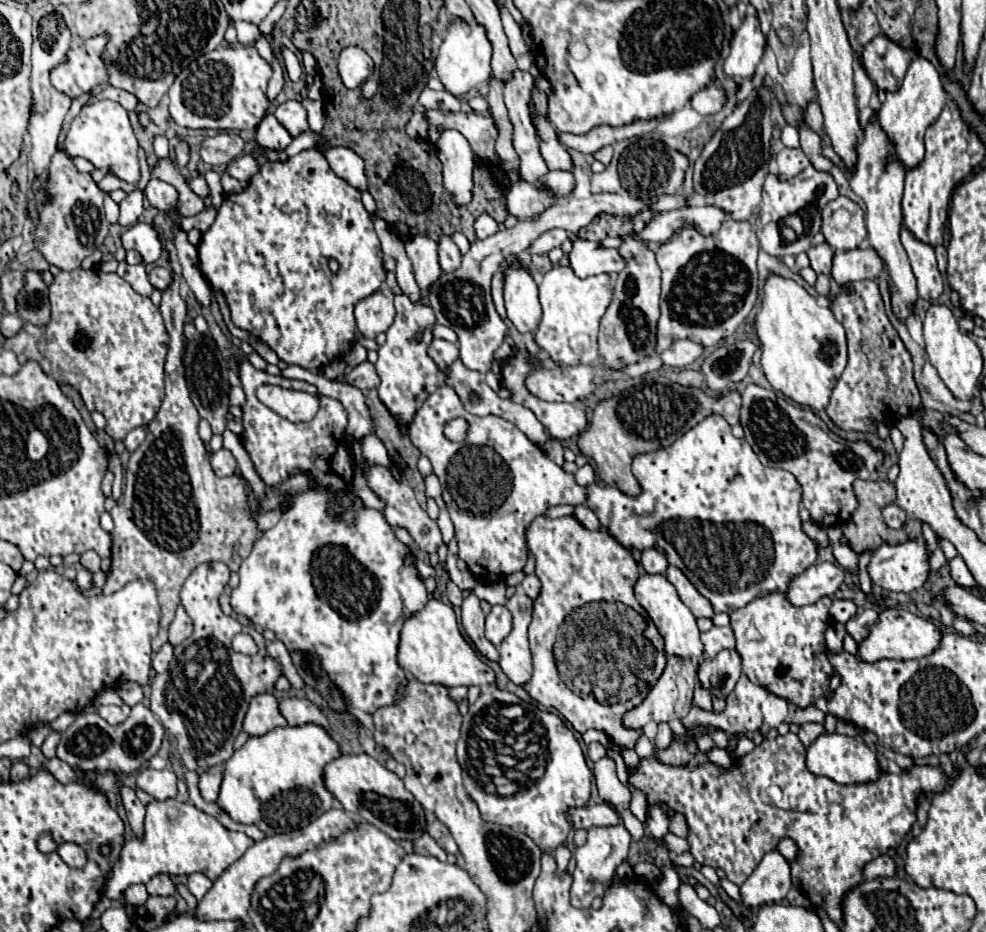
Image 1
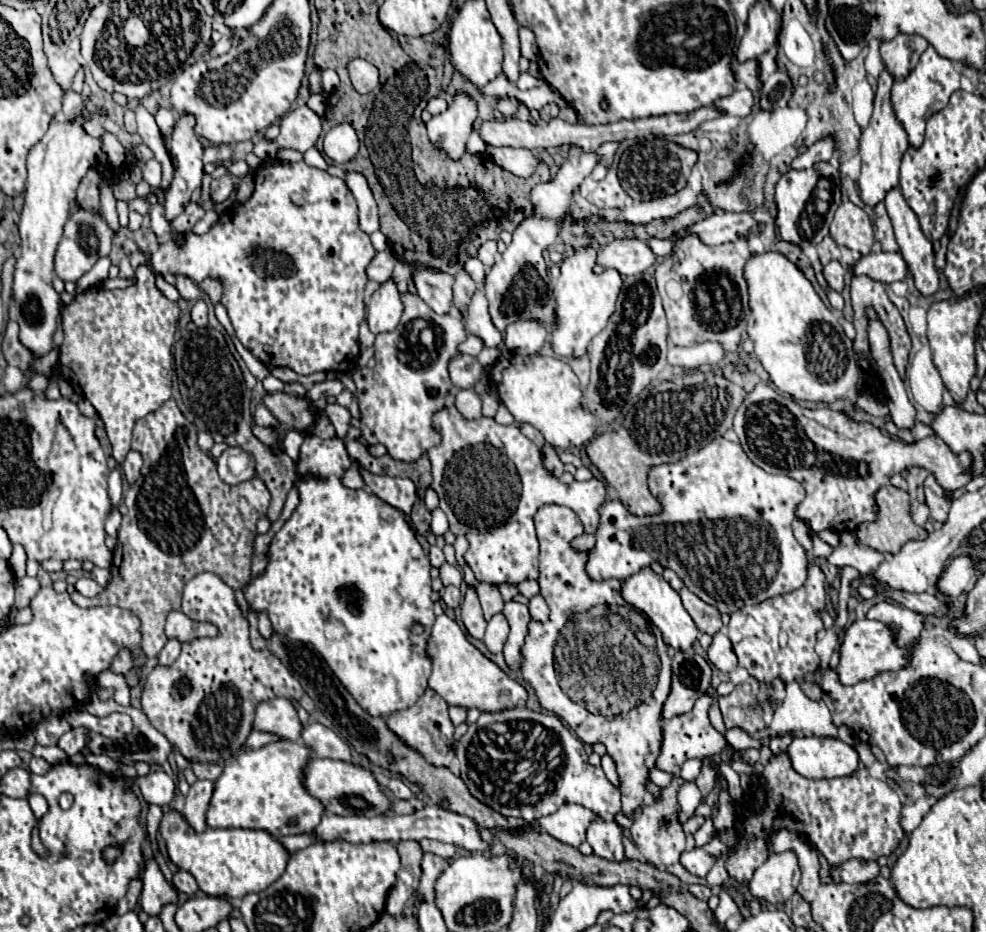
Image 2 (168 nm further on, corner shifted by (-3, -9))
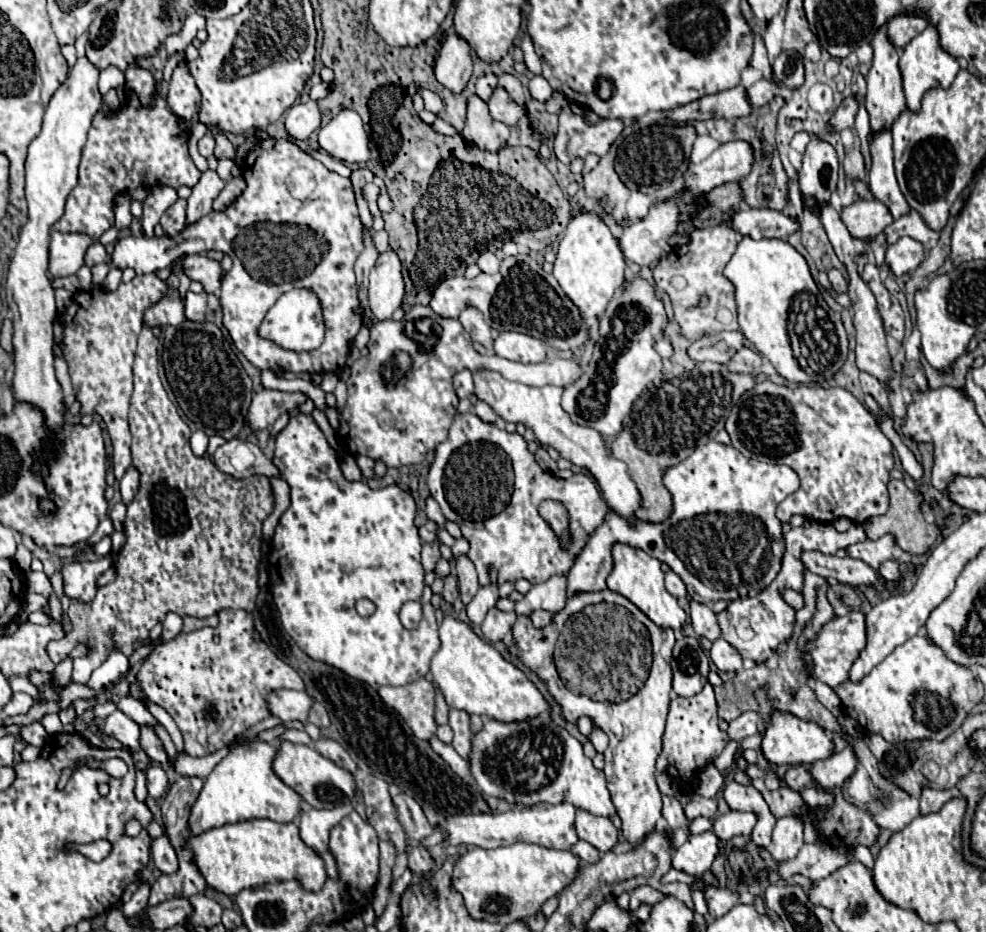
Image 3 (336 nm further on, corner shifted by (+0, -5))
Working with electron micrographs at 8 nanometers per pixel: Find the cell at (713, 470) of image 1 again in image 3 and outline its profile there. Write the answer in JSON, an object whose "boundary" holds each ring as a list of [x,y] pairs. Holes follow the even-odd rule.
{"boundary":[[[709,440],[707,444],[697,446],[697,450],[683,462],[667,468],[663,472],[663,484],[673,498],[671,516],[659,524],[643,522],[643,520],[633,520],[631,524],[627,522],[627,518],[609,510],[603,524],[593,534],[589,534],[587,544],[579,552],[575,564],[571,566],[567,576],[567,594],[575,594],[577,590],[597,592],[605,588],[605,580],[613,570],[611,550],[615,542],[635,546],[647,552],[649,556],[665,562],[685,582],[689,596],[703,604],[717,600],[733,602],[733,598],[757,596],[775,580],[775,576],[781,570],[783,552],[785,552],[781,522],[777,520],[775,510],[779,502],[783,502],[789,494],[799,490],[799,478],[789,466],[757,462],[745,458],[733,446],[725,446],[715,440]]]}

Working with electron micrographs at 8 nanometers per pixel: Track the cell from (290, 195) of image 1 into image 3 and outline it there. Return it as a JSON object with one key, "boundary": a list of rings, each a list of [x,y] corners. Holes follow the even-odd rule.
{"boundary":[[[267,138],[261,140],[247,156],[245,168],[243,168],[243,178],[247,182],[245,192],[223,212],[211,212],[203,216],[199,222],[189,224],[183,228],[177,236],[129,236],[121,238],[115,246],[115,252],[111,256],[113,266],[117,268],[133,268],[137,274],[147,274],[147,272],[157,272],[161,268],[169,268],[175,262],[179,262],[183,256],[193,256],[209,250],[219,250],[227,254],[233,260],[233,268],[223,280],[223,294],[221,294],[221,308],[223,308],[223,326],[229,330],[235,346],[239,352],[245,354],[245,358],[261,368],[261,370],[291,370],[291,372],[341,372],[347,364],[347,356],[351,350],[351,344],[355,340],[355,334],[363,326],[363,310],[357,298],[357,282],[353,274],[353,262],[363,250],[363,238],[361,238],[361,220],[357,214],[357,204],[355,204],[355,194],[351,188],[351,180],[343,178],[331,170],[327,170],[321,162],[311,158],[307,152],[303,152],[299,146],[295,146],[289,140],[277,140],[277,138]],[[293,170],[307,170],[311,176],[311,196],[309,198],[295,198],[291,194],[291,188],[287,184],[287,178],[291,176]],[[245,234],[247,242],[241,250],[239,236]],[[293,288],[309,288],[317,294],[321,308],[323,308],[323,322],[325,322],[325,340],[317,350],[311,352],[293,352],[277,346],[275,342],[263,338],[259,334],[261,320],[269,312],[269,308],[277,302],[277,298],[283,292],[289,292]]]}

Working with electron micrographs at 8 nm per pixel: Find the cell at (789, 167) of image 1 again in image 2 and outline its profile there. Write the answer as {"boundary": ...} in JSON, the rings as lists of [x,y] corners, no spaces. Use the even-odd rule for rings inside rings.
{"boundary":[[[832,136],[818,140],[816,144],[812,144],[804,154],[800,154],[798,158],[794,158],[792,168],[796,170],[804,170],[804,168],[812,168],[816,162],[822,160],[830,160],[832,154],[836,152],[836,140]]]}

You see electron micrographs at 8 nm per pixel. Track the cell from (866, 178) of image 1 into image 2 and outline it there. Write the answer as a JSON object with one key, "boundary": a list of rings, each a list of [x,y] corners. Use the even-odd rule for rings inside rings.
{"boundary":[[[884,68],[878,78],[878,90],[874,98],[874,112],[870,124],[862,130],[860,136],[860,156],[862,156],[862,174],[858,178],[858,190],[862,200],[868,206],[876,206],[880,200],[884,200],[886,192],[894,186],[898,186],[898,172],[902,154],[908,148],[908,134],[904,134],[904,126],[900,126],[900,120],[896,118],[896,112],[892,110],[890,100],[890,88],[892,88],[894,76]]]}

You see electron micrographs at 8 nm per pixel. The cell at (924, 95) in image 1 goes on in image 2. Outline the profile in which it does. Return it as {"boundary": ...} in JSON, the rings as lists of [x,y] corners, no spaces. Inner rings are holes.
{"boundary":[[[928,46],[924,50],[924,54],[920,56],[918,66],[914,70],[910,70],[910,74],[906,78],[894,82],[894,86],[892,86],[892,104],[894,104],[898,120],[904,124],[904,130],[908,132],[908,138],[910,138],[912,146],[918,148],[922,144],[926,120],[934,112],[942,110],[948,104],[952,92],[958,90],[958,88],[960,88],[958,66],[954,66],[954,62],[938,56],[932,46]]]}

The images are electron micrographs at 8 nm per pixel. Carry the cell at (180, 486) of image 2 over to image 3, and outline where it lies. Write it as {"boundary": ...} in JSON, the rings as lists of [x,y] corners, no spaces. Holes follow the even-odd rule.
{"boundary":[[[145,328],[139,334],[139,348],[135,354],[135,390],[129,408],[129,426],[133,434],[131,454],[133,466],[141,474],[139,492],[127,506],[127,518],[123,522],[125,544],[117,556],[117,578],[99,588],[91,602],[71,600],[67,616],[73,630],[65,642],[49,642],[49,656],[53,662],[67,658],[75,642],[89,642],[93,638],[93,654],[73,660],[73,682],[87,684],[91,672],[99,668],[113,650],[123,652],[127,658],[139,644],[149,642],[149,632],[157,622],[163,622],[167,612],[189,614],[195,618],[207,618],[223,608],[255,610],[257,598],[257,566],[261,560],[261,524],[273,510],[273,492],[269,478],[251,476],[235,480],[223,474],[207,456],[195,456],[189,448],[189,426],[181,420],[177,408],[171,404],[161,380],[159,380],[160,343],[155,334]]]}

